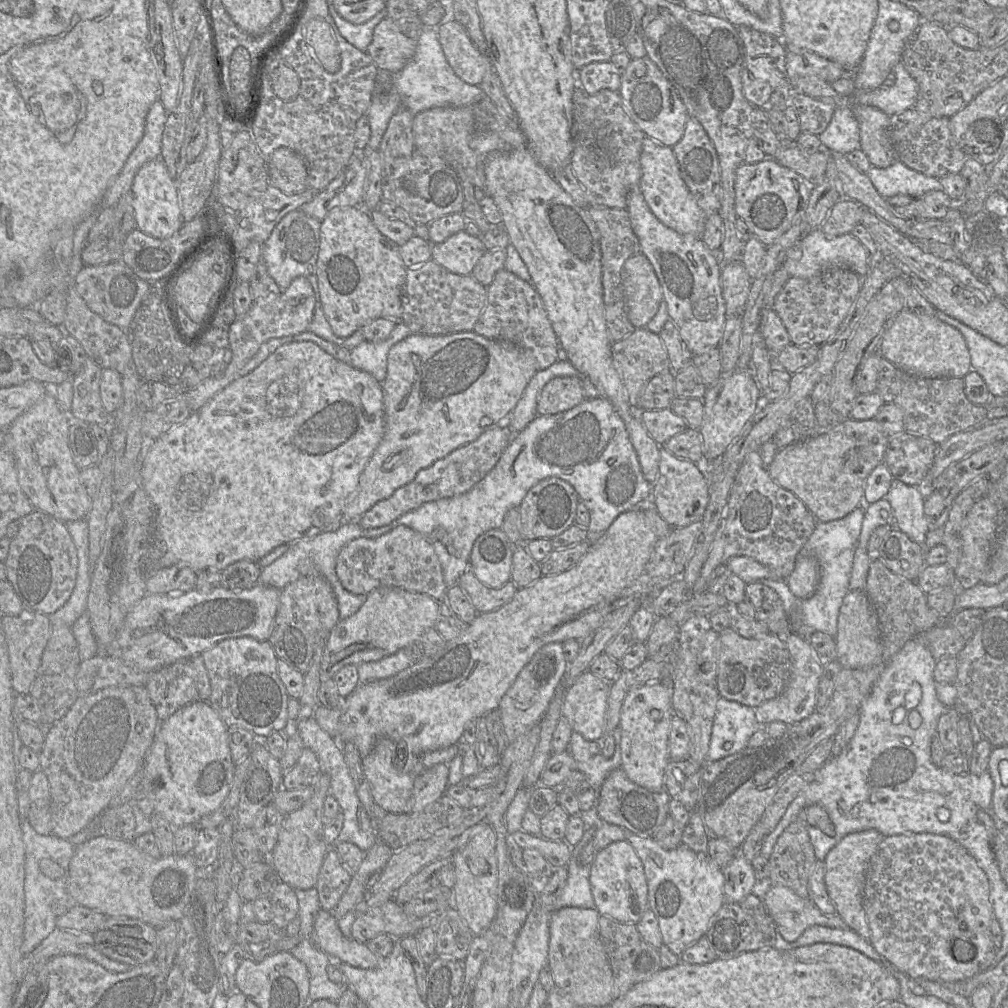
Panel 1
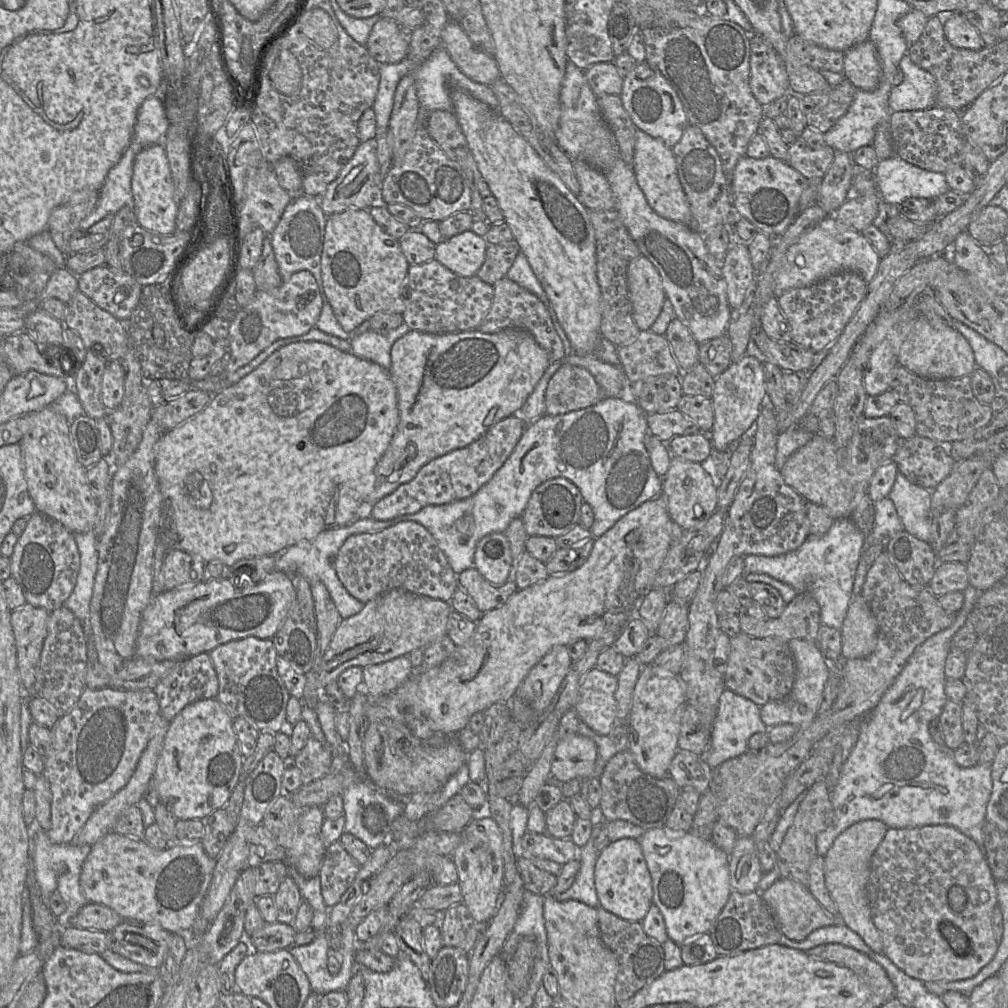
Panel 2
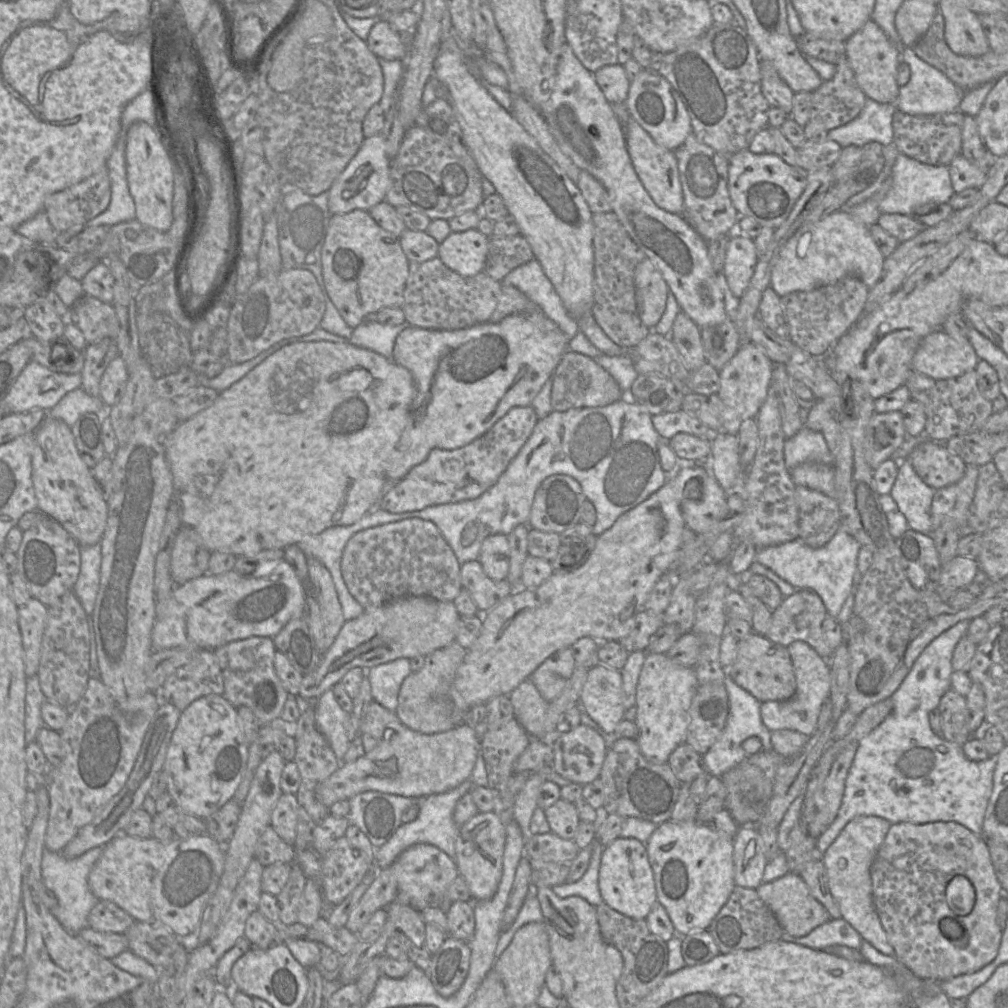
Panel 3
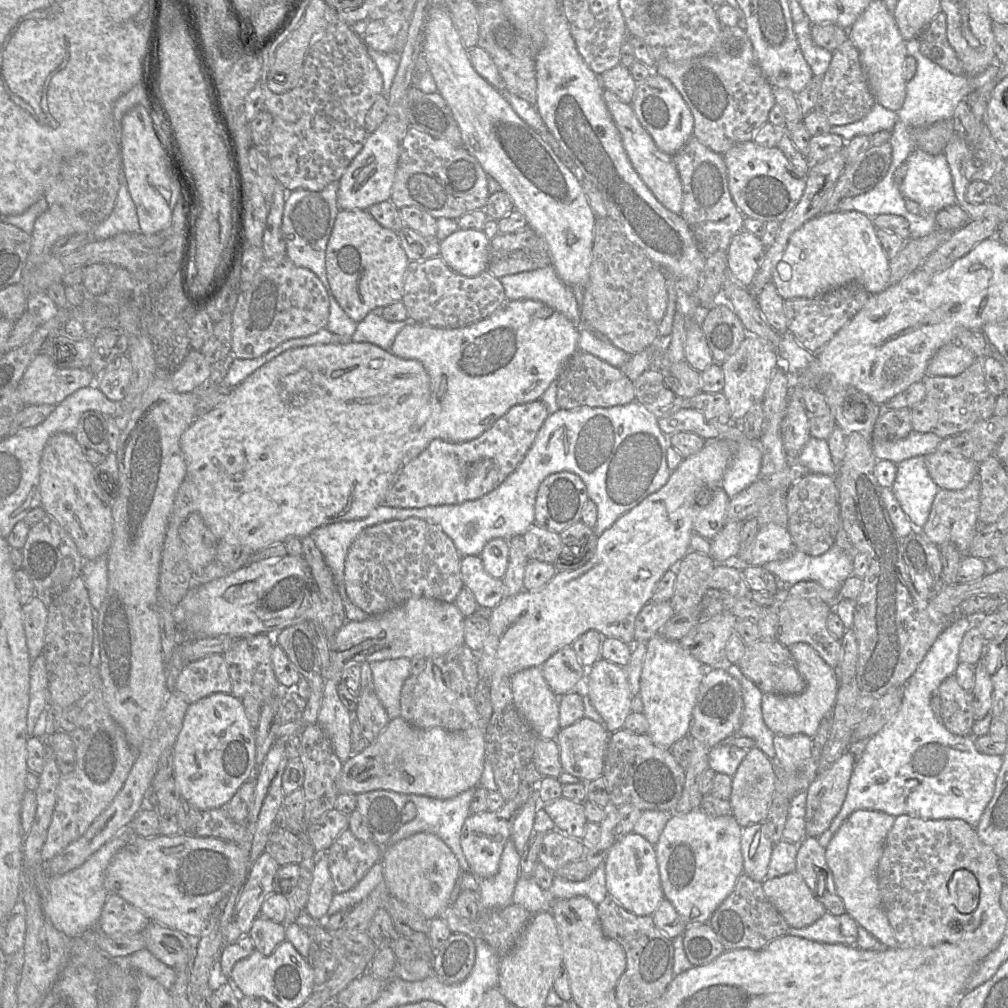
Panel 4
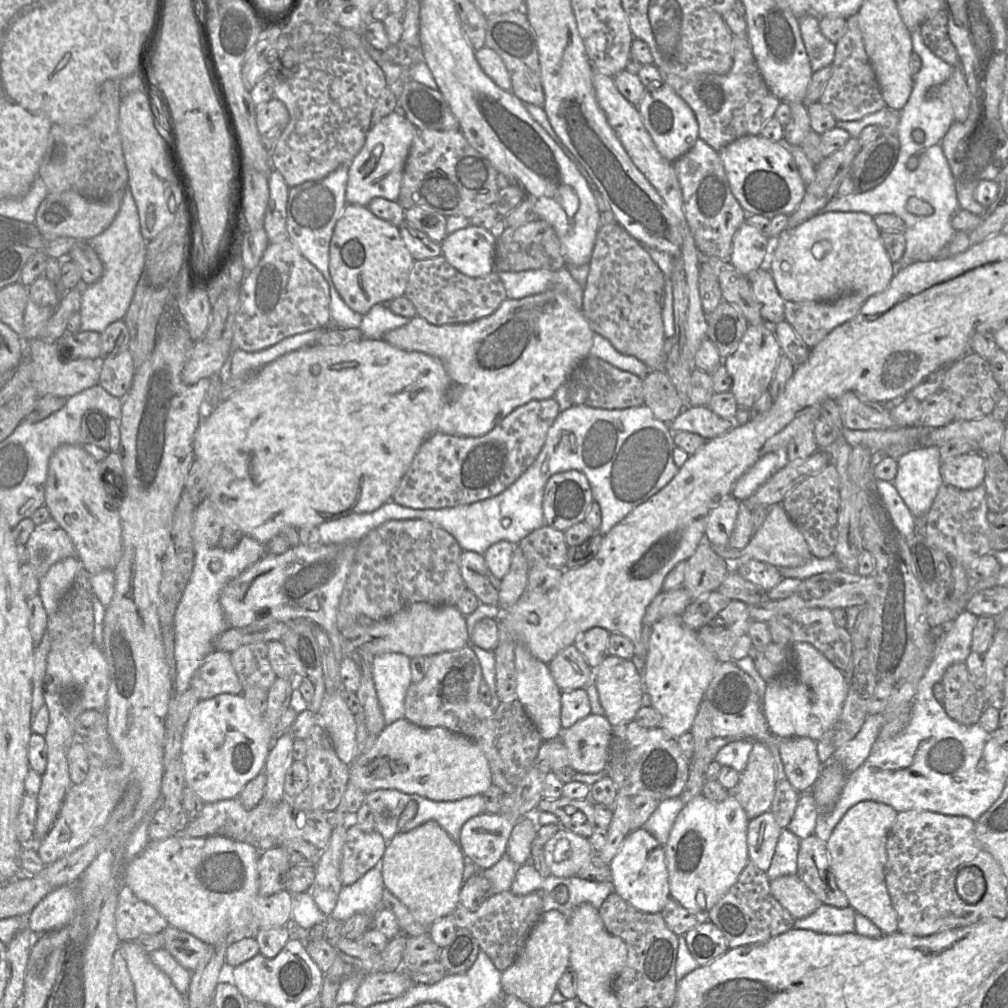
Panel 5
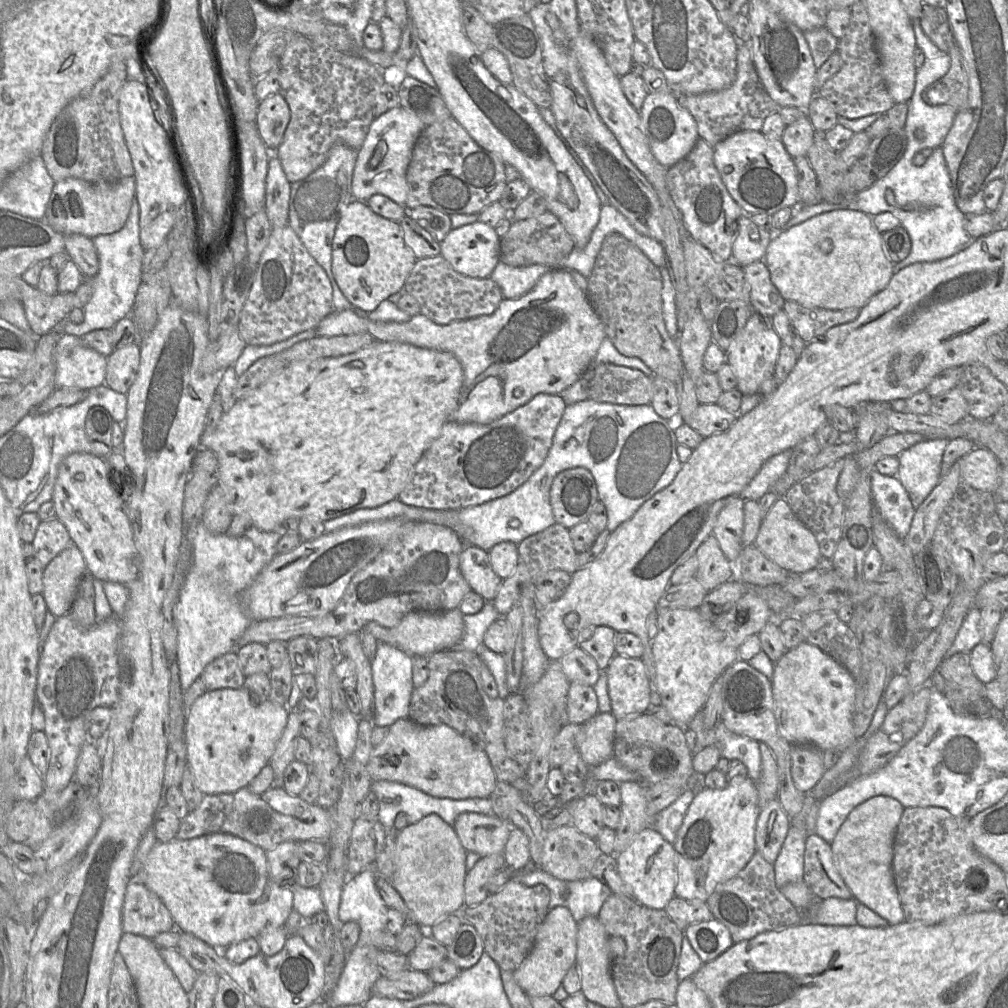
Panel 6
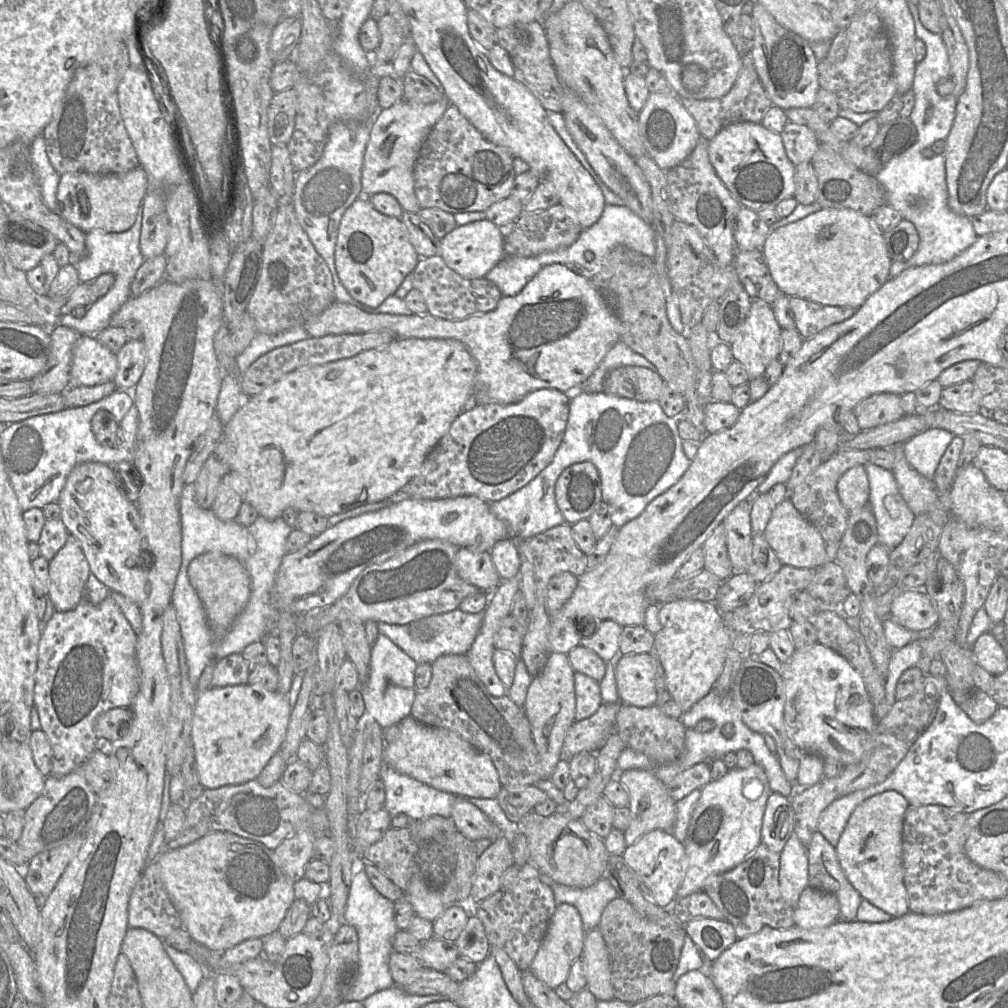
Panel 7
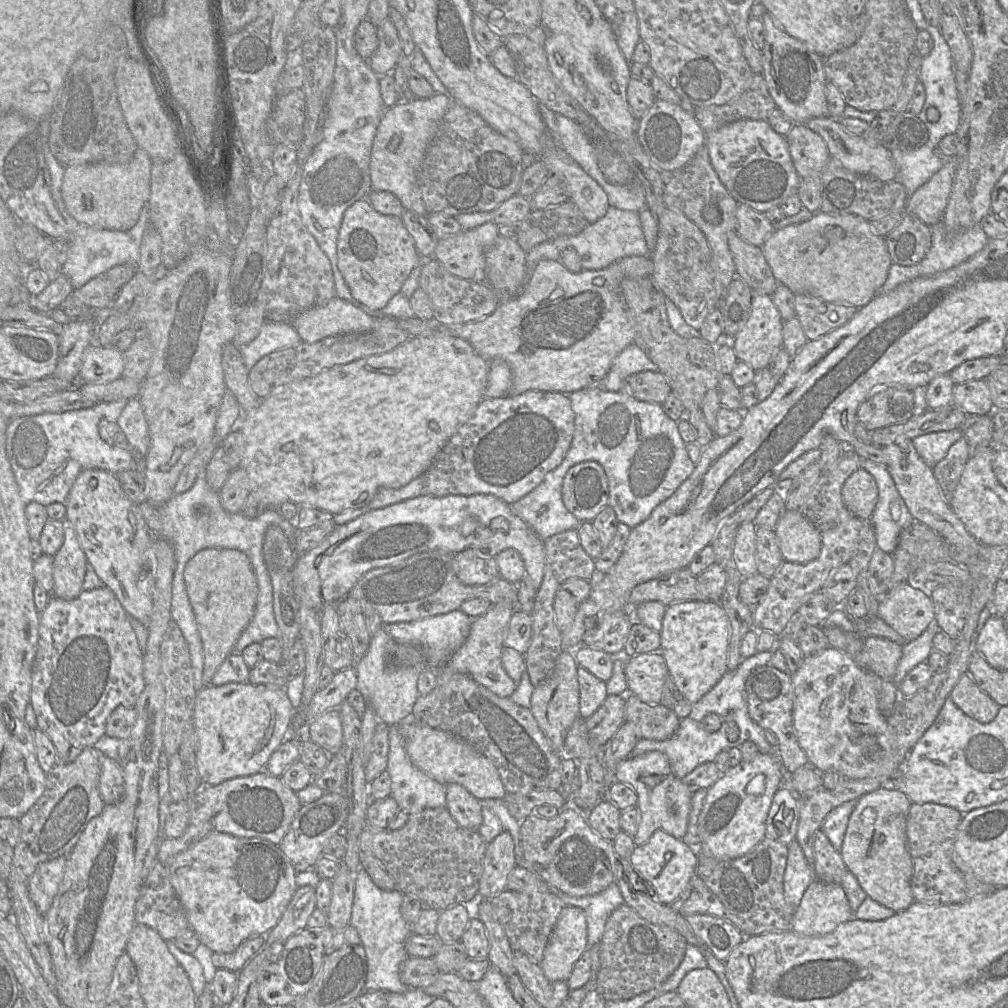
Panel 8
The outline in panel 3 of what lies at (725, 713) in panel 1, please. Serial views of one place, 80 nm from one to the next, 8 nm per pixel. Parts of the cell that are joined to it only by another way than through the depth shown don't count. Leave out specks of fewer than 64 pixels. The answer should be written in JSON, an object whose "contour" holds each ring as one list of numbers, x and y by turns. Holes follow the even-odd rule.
{"contour":[[726,671,724,685,728,694,729,714,725,727,711,746,708,752,702,756,702,761,706,771,711,776,721,777,725,772,739,764,748,755,742,748,742,743,749,737,758,737,762,743,762,750,769,751,771,745,771,731,763,724,760,716,761,702,758,701,749,692,738,686]]}

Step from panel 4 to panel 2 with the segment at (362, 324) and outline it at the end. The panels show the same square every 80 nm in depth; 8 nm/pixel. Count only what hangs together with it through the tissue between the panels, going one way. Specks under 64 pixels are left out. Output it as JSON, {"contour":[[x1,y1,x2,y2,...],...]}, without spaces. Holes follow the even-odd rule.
{"contour":[[405,322,386,334,368,330,351,338,351,353,360,359,374,362,389,371,393,344,409,331,410,328]]}

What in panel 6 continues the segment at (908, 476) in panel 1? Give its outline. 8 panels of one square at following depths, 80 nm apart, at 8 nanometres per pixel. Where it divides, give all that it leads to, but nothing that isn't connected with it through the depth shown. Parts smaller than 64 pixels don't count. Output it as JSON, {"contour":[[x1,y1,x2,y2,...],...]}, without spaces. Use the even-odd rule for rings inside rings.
{"contour":[[982,446,958,459,961,484,974,489,994,493,999,486,1001,465,995,455]]}

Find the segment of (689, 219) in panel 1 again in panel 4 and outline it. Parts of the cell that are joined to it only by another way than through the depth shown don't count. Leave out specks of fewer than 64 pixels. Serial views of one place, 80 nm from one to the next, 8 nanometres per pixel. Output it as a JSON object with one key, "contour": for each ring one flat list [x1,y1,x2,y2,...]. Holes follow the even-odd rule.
{"contour":[[606,89,603,90,603,99,621,134,623,147,635,171,664,207,675,214,681,214,682,184,673,156,658,149,630,104,622,102,614,93]]}

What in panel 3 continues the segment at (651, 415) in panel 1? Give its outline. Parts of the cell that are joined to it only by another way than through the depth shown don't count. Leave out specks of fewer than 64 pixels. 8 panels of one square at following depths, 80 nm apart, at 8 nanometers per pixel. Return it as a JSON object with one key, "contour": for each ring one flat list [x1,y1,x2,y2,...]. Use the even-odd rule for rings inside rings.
{"contour":[[682,409,666,414,653,415,652,424,656,432,667,440,678,433,692,434,710,440,713,433,716,433]]}

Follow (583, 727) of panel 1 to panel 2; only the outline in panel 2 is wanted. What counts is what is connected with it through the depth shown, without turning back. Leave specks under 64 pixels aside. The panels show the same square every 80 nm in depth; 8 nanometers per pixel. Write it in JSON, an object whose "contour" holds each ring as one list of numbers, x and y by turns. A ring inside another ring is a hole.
{"contour":[[597,667,589,670,581,681,573,710,597,734,608,735,616,725,616,689,617,676]]}

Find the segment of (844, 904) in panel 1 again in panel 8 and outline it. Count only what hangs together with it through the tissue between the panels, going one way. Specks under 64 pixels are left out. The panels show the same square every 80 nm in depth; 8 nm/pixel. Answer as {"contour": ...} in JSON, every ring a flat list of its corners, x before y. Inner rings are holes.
{"contour":[[889,785,863,795,849,818,840,850,847,869,855,875,867,896,895,913,904,911,915,901,911,887,913,861,906,837,911,804,905,793]]}

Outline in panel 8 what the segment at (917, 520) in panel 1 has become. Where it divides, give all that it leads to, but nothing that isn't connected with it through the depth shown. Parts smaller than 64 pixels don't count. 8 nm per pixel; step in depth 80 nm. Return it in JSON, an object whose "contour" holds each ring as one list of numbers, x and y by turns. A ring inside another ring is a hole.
{"contour":[[961,429,936,431,912,439,918,455,930,468,942,460,949,448,963,436]]}

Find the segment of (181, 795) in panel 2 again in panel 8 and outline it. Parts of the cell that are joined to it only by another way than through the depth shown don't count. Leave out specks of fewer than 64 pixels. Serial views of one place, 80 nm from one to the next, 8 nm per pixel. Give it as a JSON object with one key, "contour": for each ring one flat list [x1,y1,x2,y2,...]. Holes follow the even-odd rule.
{"contour":[[249,682,205,685,197,692,192,718,197,734,196,765,204,786,265,770,272,753,289,737,294,715,284,687]]}

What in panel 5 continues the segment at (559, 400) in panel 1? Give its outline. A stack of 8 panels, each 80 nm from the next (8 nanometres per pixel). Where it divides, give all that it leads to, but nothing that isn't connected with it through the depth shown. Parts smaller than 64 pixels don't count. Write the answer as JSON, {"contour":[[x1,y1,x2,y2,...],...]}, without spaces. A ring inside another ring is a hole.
{"contour":[[591,355,585,357,576,365,567,383,568,396,573,406,626,409,644,405,642,378,620,370,610,363]]}

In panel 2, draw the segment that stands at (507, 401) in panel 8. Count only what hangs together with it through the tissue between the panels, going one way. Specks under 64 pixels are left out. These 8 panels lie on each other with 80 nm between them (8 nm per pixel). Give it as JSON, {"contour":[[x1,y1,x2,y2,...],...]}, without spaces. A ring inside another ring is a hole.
{"contour":[[519,414,498,422,467,447,451,451,424,465,411,481,401,484,369,508,364,508,364,513,376,520,391,520,405,514,417,513,428,505,448,504,472,496,503,466,526,427]]}

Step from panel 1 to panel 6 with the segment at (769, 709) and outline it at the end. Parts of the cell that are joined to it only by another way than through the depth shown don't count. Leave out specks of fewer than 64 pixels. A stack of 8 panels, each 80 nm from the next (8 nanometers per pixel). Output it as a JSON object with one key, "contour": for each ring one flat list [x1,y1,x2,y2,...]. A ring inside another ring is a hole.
{"contour":[[803,642,775,663,771,678,779,734,791,744,841,752,855,740,852,712,856,681,850,672,816,645]]}

